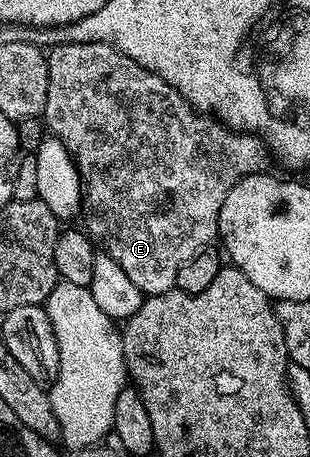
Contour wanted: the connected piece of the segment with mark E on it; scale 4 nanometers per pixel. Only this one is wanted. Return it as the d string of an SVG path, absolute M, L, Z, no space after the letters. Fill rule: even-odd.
M80 42L79 44L63 44L62 46L54 46L48 51L47 57L49 63L47 64L47 104L45 105L45 112L43 121L49 125L48 133L54 138L58 138L63 145L73 155L77 170L81 174L81 181L83 183L83 198L87 203L87 210L89 206L89 226L87 225L88 233L91 235L94 243L99 244L100 249L108 254L110 258L115 260L115 264L119 264L119 268L123 268L123 272L127 272L127 280L131 280L131 284L135 284L135 288L141 290L142 295L148 296L150 294L162 294L168 290L174 289L177 284L177 277L179 276L179 268L183 268L183 264L187 264L187 260L191 260L195 255L200 254L202 250L210 245L209 241L218 237L217 221L219 220L219 208L223 208L223 200L227 200L227 192L231 192L231 188L235 188L235 184L239 180L243 180L249 174L259 174L266 169L265 166L271 159L271 150L264 138L258 136L253 132L246 132L244 130L232 130L230 126L226 126L224 122L200 111L193 107L191 103L184 98L178 90L171 84L167 84L167 80L163 80L163 76L155 76L155 72L151 72L147 68L143 68L139 64L135 64L135 60L131 60L131 56L127 56L123 52L119 52L115 47L109 45L108 42Z

